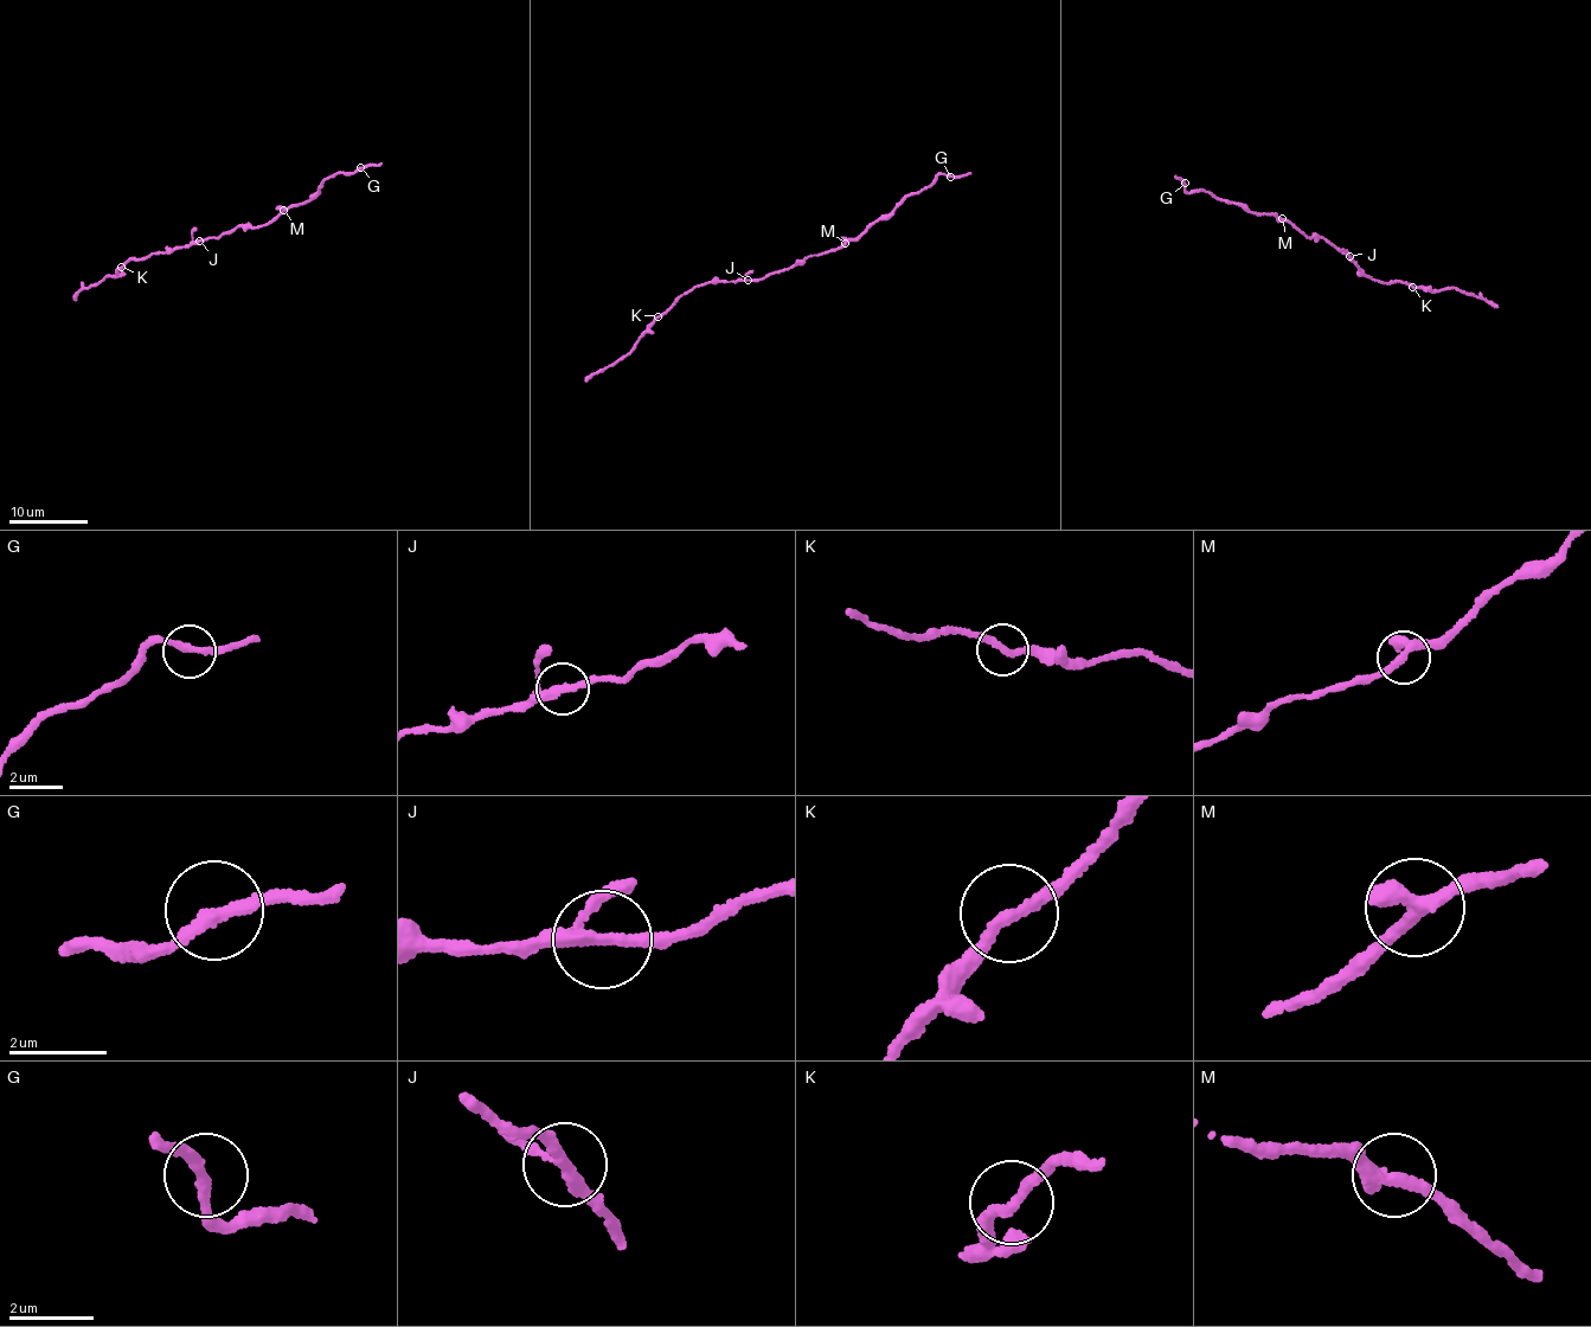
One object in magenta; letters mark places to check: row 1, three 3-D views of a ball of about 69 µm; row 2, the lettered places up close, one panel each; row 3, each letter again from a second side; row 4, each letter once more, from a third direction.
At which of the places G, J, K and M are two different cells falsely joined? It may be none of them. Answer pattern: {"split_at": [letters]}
{"split_at": []}

